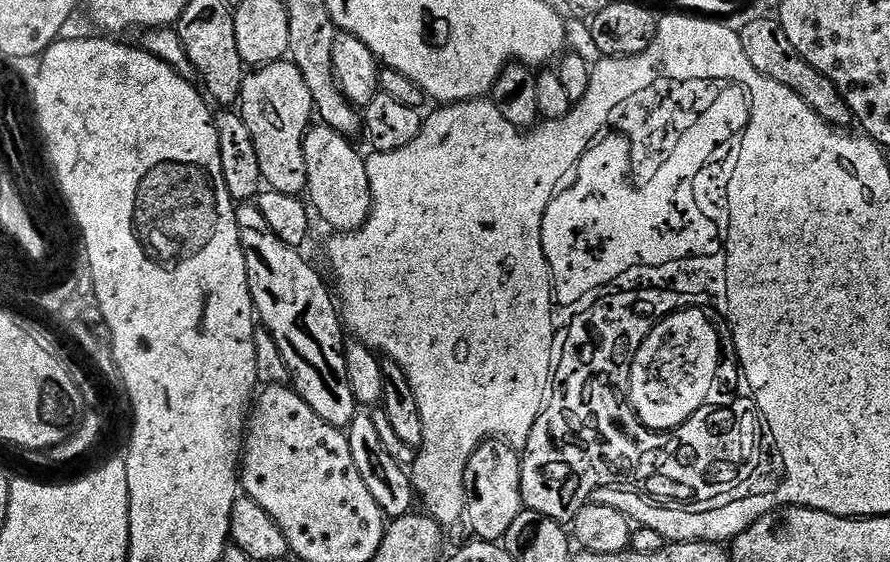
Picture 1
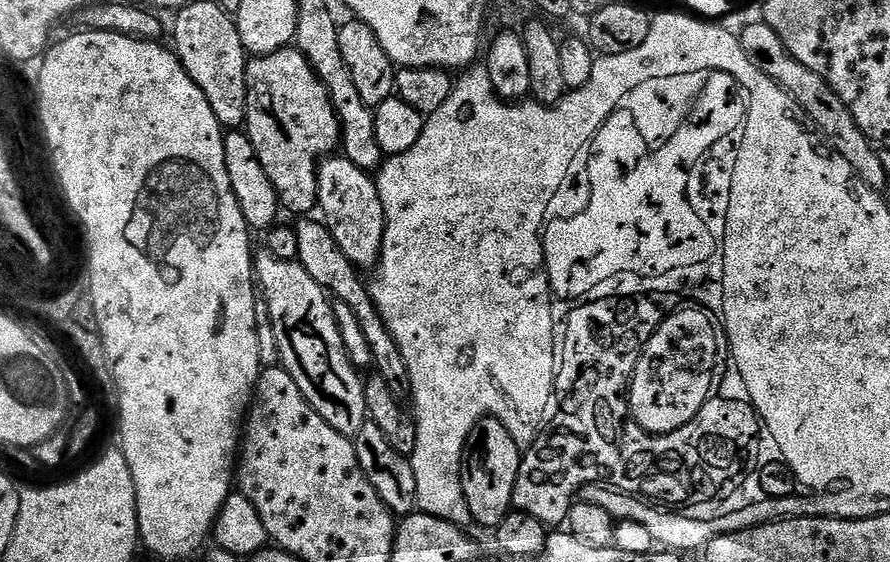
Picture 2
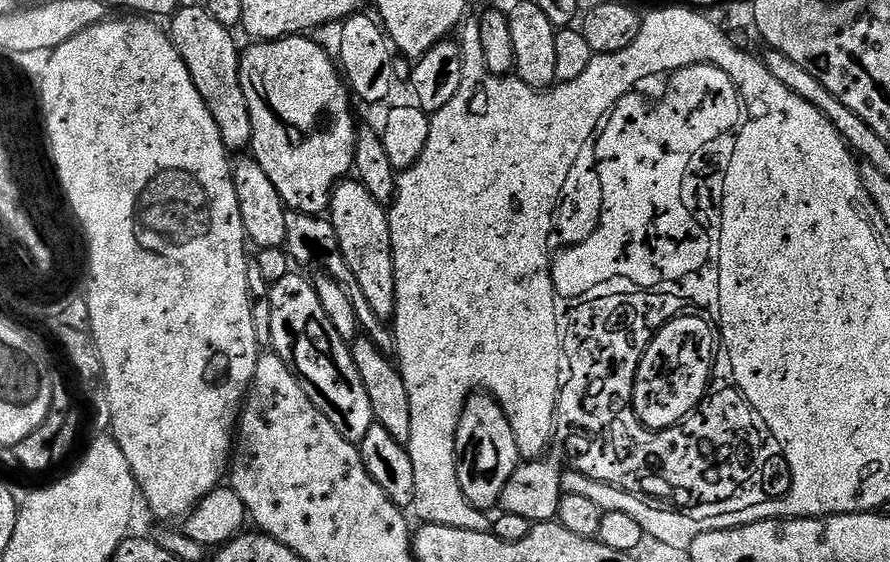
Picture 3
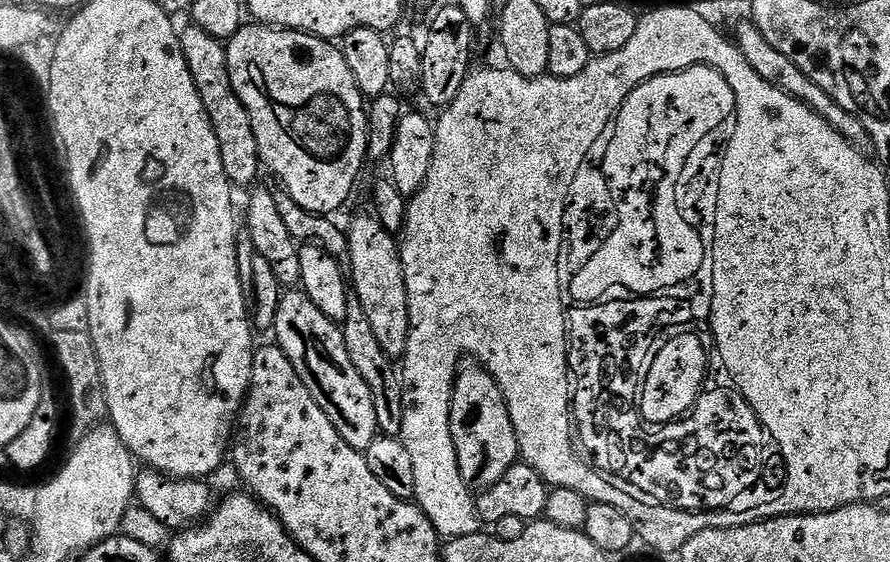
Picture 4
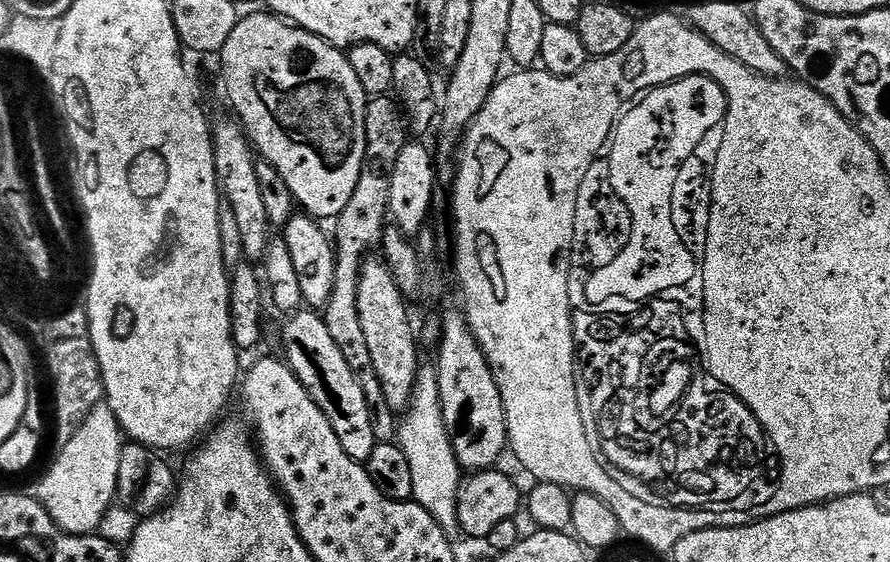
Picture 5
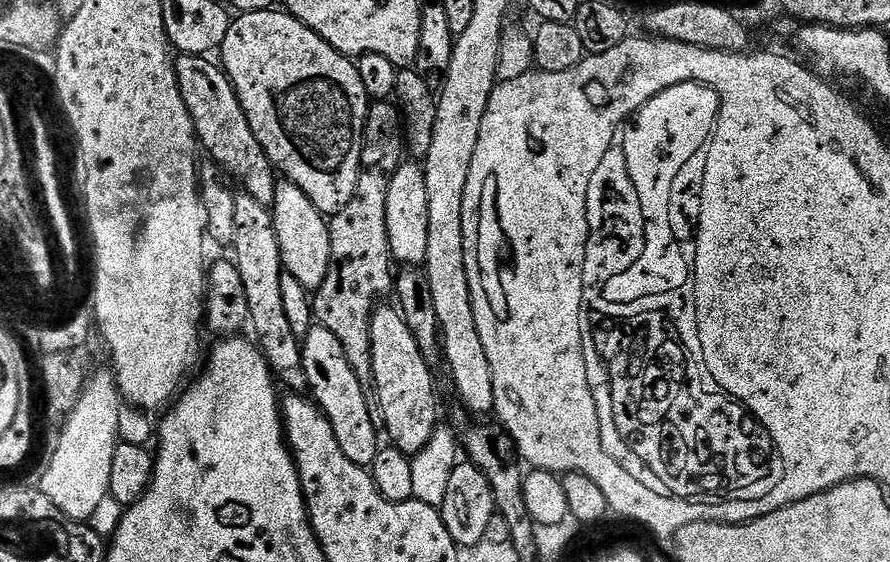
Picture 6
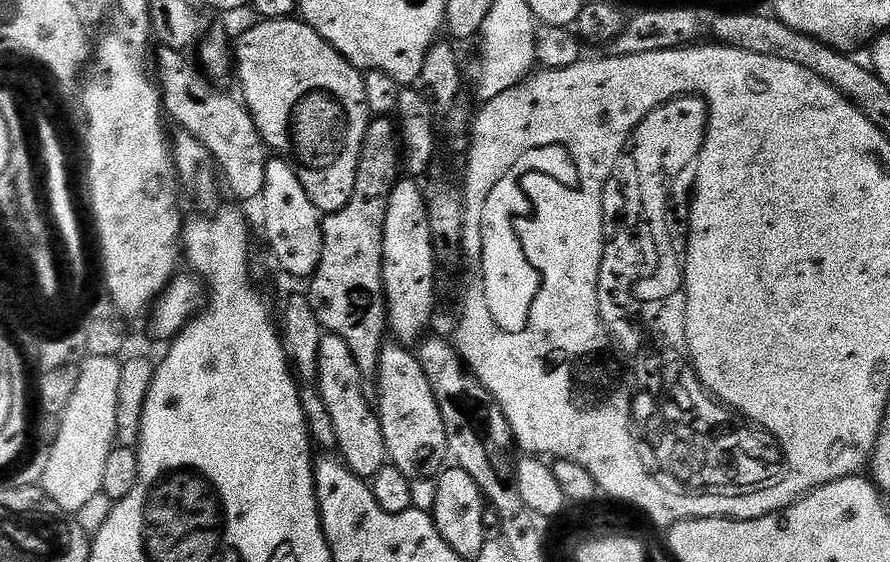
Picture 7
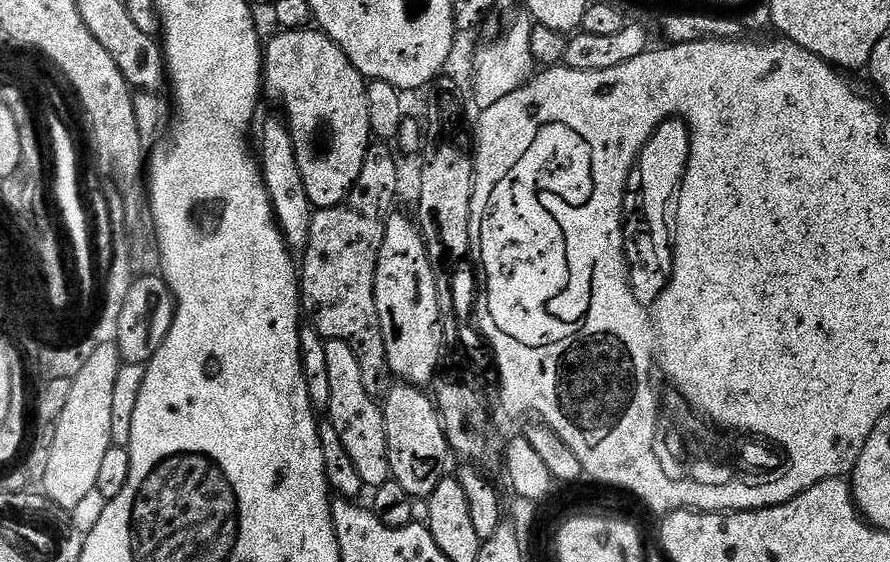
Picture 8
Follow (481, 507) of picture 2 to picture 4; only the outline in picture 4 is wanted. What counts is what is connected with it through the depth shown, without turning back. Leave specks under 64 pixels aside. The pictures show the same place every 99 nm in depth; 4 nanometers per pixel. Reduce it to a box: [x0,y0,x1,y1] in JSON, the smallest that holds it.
[446,362,521,490]

